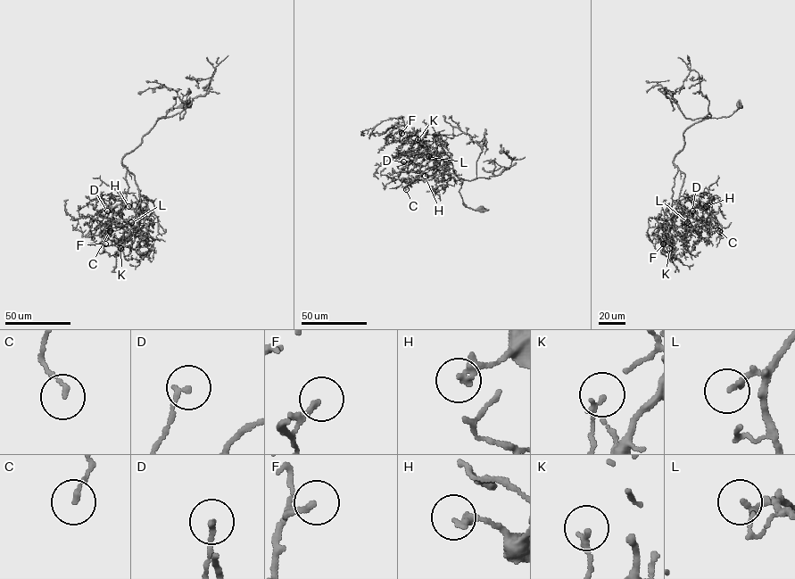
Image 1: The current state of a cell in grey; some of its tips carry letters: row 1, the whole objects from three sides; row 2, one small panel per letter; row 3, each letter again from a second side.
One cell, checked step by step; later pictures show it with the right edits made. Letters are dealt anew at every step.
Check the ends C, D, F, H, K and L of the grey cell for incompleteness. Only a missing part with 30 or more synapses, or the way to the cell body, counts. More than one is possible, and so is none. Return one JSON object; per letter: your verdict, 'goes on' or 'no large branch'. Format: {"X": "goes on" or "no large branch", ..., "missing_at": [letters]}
{"C": "no large branch", "D": "no large branch", "F": "no large branch", "H": "no large branch", "K": "no large branch", "L": "no large branch", "missing_at": []}

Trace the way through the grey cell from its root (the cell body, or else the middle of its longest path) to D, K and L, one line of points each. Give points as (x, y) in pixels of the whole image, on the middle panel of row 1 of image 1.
D: (481, 209), (463, 203), (462, 181), (443, 153), (433, 153), (418, 143), (423, 147), (422, 141), (403, 161)
K: (481, 209), (463, 203), (462, 181), (450, 158), (418, 143), (430, 154), (436, 146), (434, 134), (418, 139)
L: (481, 209), (463, 203), (462, 181), (450, 158), (418, 143), (430, 154), (436, 146), (437, 152), (428, 156)

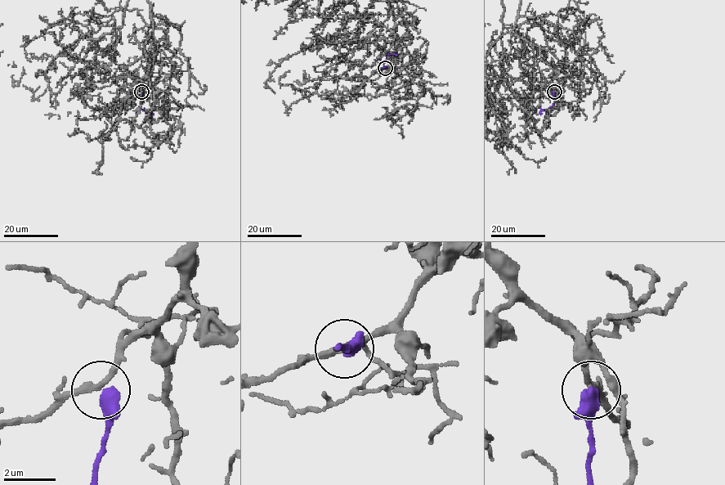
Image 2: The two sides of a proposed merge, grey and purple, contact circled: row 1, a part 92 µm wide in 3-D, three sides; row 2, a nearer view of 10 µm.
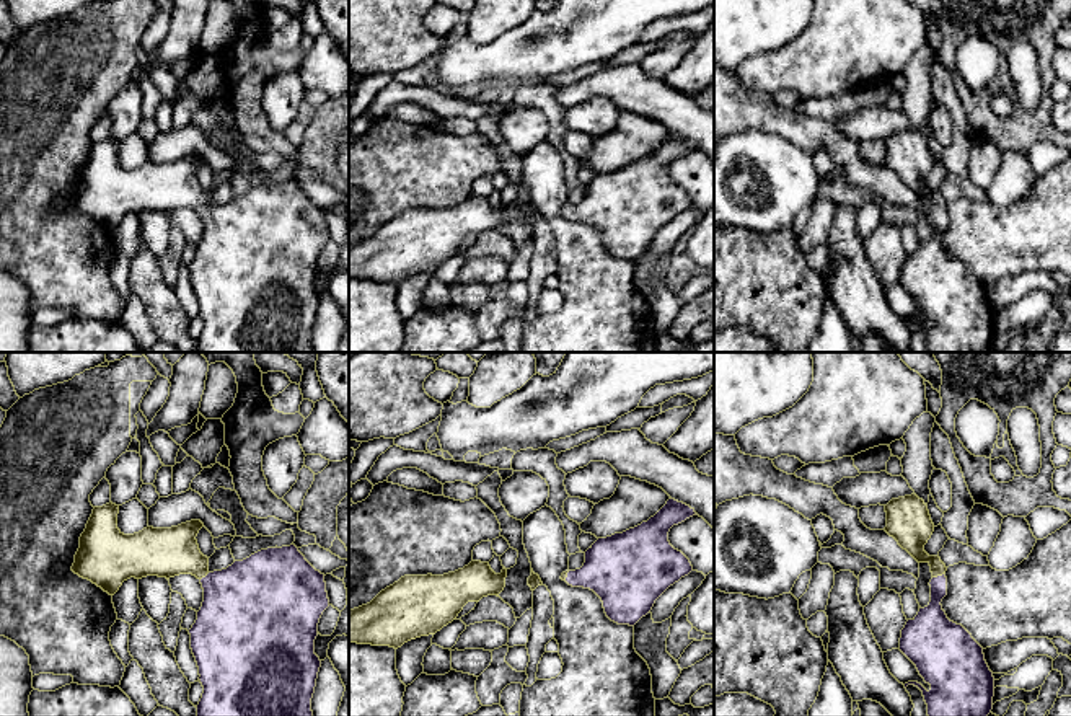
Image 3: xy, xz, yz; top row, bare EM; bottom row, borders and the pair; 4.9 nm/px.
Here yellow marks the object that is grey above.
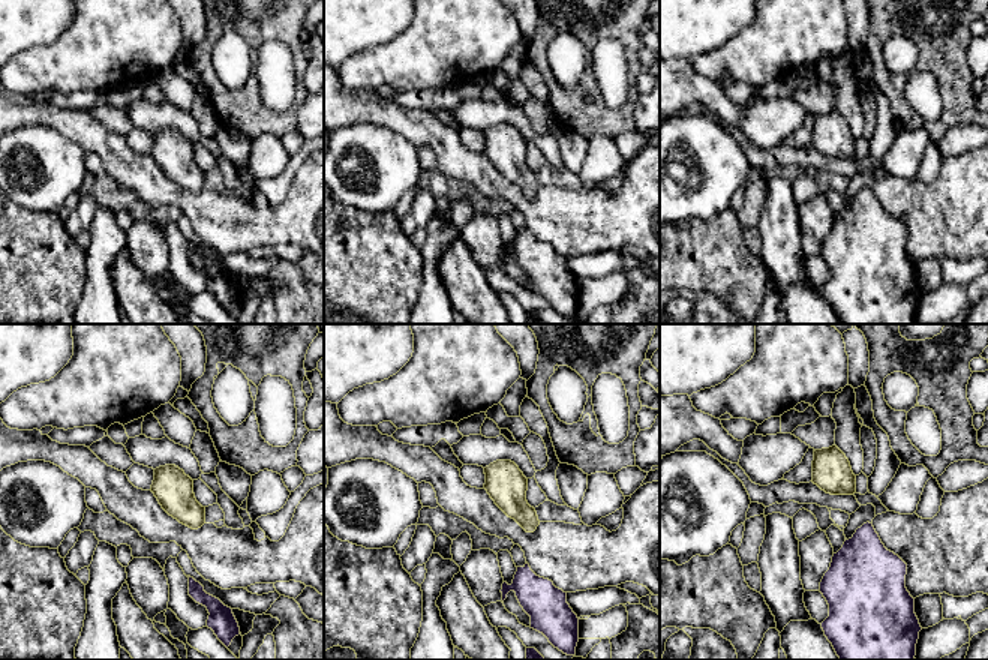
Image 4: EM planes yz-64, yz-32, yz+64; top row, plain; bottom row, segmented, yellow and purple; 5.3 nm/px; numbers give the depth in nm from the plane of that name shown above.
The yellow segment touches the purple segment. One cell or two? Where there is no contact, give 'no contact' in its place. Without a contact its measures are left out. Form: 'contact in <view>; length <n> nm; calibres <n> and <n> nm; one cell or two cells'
contact in yz; length 70 nm; calibres 170 and 170 nm; one cell

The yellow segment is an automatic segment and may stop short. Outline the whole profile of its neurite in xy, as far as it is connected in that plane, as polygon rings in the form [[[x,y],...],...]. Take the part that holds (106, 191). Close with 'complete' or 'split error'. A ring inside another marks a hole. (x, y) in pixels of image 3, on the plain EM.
[[[109,137],[95,142],[80,171],[72,206],[91,215],[109,230],[114,230],[124,215],[147,210],[174,212],[196,210],[204,223],[204,236],[197,254],[189,264],[191,284],[199,302],[199,315],[204,321],[197,339],[197,352],[313,352],[311,333],[321,302],[315,289],[315,274],[323,246],[329,241],[324,209],[316,206],[295,179],[261,184],[243,196],[235,196],[222,206],[209,206],[209,192],[197,179],[197,168],[204,161],[201,155],[191,155],[171,163],[147,161],[139,168],[124,170],[117,163],[119,140]]] | split error

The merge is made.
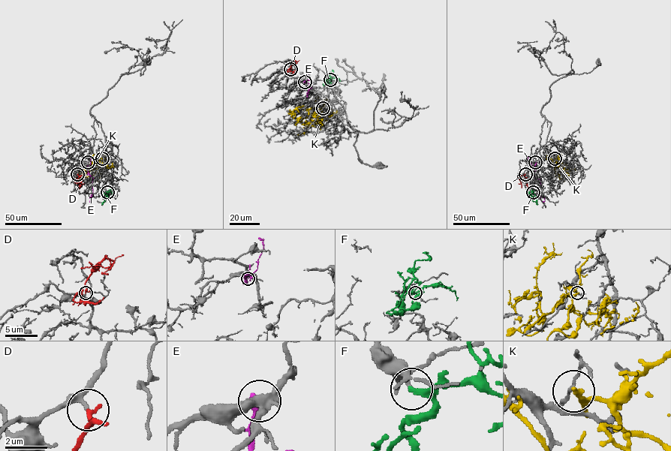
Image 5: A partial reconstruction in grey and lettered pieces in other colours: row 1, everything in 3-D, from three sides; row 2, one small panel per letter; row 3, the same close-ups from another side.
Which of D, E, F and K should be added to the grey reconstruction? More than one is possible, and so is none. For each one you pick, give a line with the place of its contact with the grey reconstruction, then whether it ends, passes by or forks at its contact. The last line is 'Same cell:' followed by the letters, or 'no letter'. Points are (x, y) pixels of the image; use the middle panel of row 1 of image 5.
D: Touches grey at (290, 69). It ends there
Same cell: D

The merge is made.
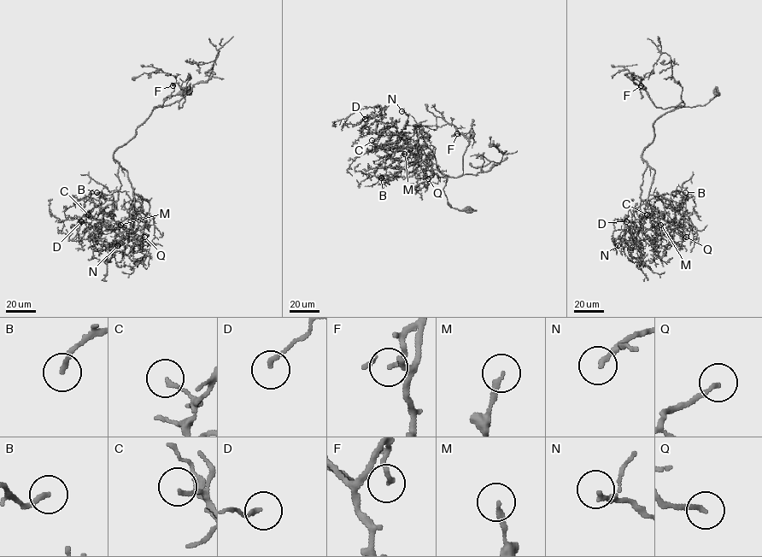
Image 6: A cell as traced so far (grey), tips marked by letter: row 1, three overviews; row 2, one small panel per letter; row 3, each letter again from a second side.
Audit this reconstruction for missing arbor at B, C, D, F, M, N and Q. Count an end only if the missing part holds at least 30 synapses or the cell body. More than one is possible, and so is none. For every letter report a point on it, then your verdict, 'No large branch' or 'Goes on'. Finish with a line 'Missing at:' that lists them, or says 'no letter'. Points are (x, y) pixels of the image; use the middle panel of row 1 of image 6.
B: Place: (381, 178). Goes on
C: Place: (372, 140). No large branch
D: Place: (365, 119). No large branch
F: Place: (457, 133). No large branch
M: Place: (404, 154). No large branch
N: Place: (401, 111). Goes on
Q: Place: (428, 178). No large branch
Missing at: B, N

